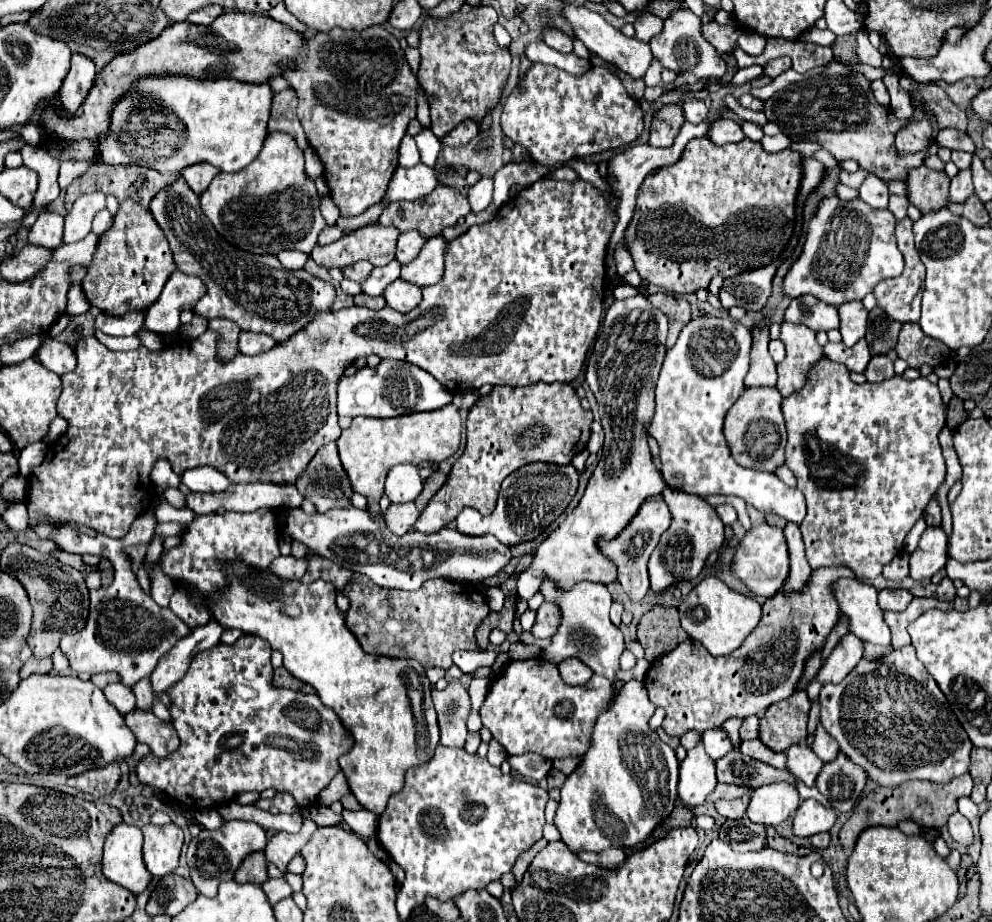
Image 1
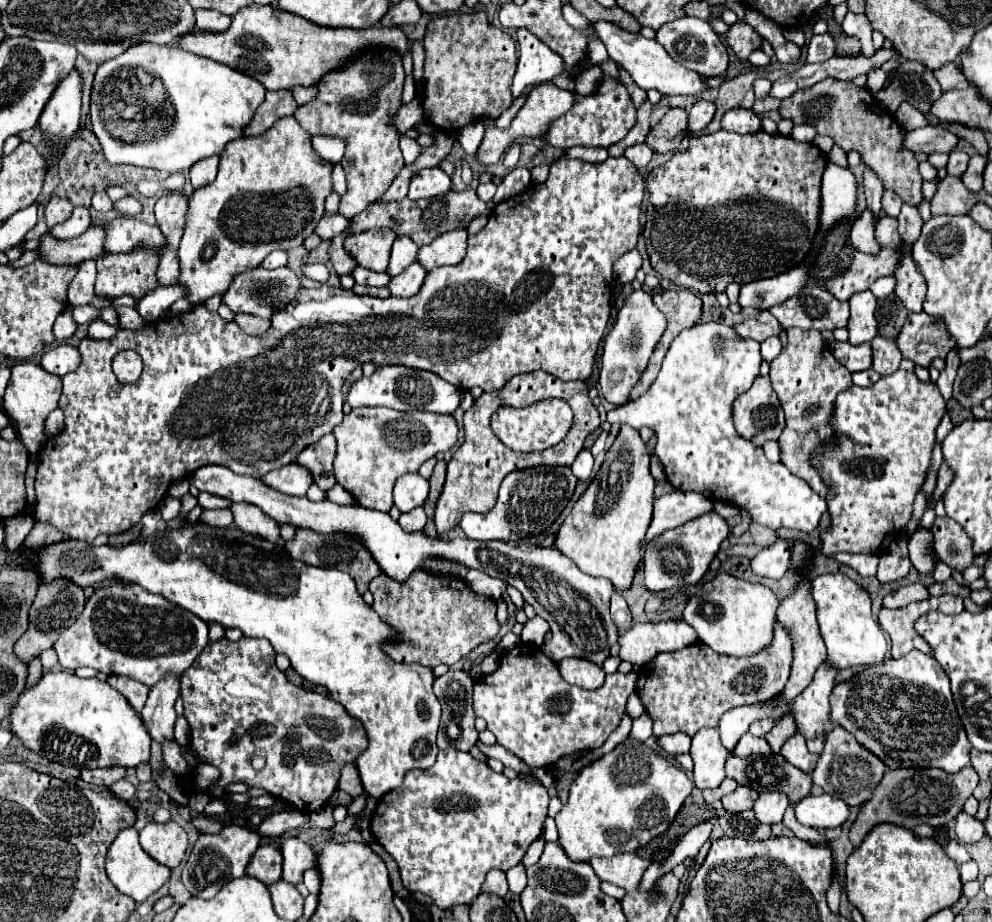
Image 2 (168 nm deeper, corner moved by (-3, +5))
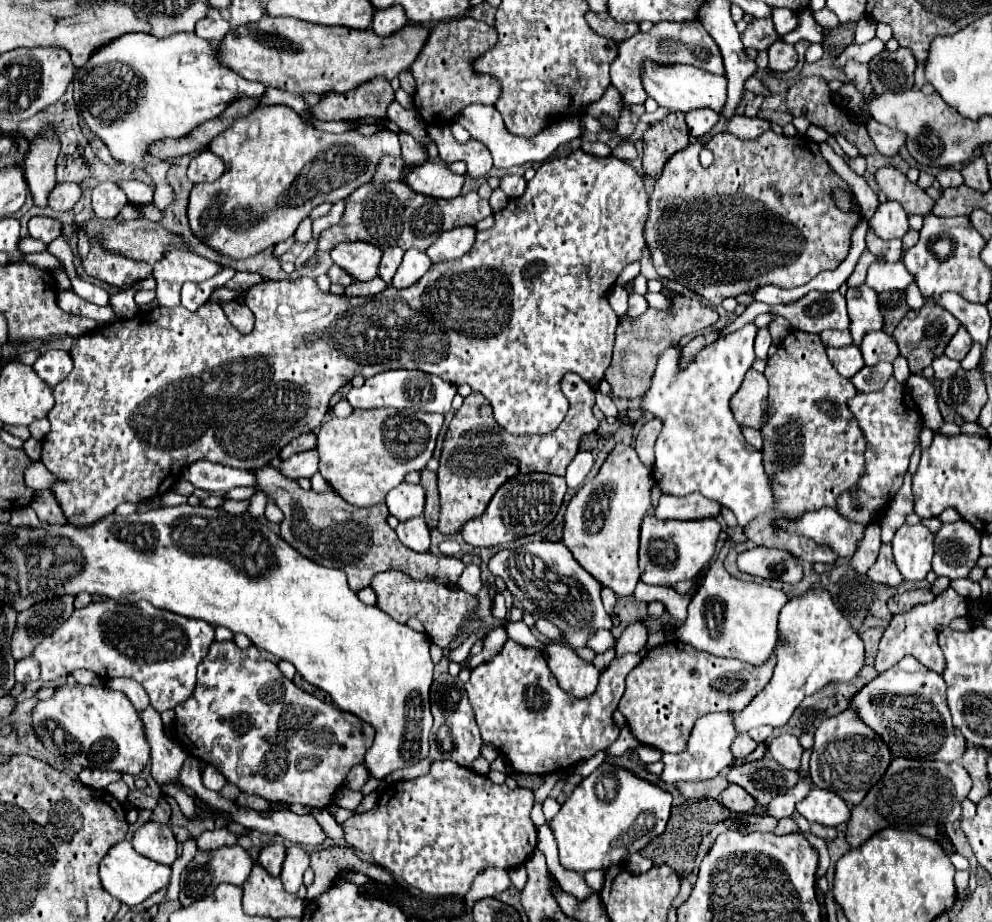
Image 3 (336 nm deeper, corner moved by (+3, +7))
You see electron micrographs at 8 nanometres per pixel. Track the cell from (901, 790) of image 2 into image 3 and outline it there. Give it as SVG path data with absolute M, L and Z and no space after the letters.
M895 758L883 778L867 792L865 800L851 808L847 822L847 842L851 848L861 846L867 838L883 828L917 830L923 824L941 826L949 820L955 822L961 814L961 802L967 798L971 788L971 776L959 764L945 764L935 760L909 760Z

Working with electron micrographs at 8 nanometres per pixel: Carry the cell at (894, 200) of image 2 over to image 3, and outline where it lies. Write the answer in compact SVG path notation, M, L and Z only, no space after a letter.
M885 202L879 204L871 220L867 220L869 228L883 240L893 240L893 238L903 238L905 232L909 230L907 214L897 202Z

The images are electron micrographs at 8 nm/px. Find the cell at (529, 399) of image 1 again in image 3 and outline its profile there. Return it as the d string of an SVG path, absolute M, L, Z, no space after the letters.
M567 374L563 378L563 394L571 402L569 412L563 420L563 428L557 428L549 436L513 436L499 428L493 420L493 410L489 400L479 392L471 392L463 406L455 412L441 452L439 466L439 496L441 496L441 516L437 530L441 534L459 534L463 524L485 512L491 496L501 484L517 474L557 474L565 476L565 468L575 458L579 450L579 440L583 434L597 430L599 422L593 416L595 388L589 386L581 376Z

